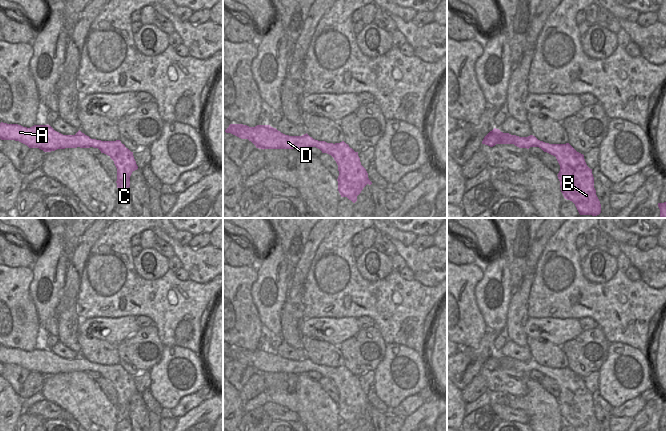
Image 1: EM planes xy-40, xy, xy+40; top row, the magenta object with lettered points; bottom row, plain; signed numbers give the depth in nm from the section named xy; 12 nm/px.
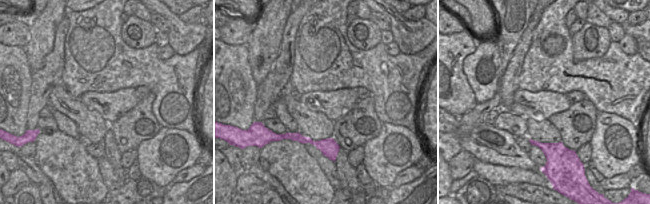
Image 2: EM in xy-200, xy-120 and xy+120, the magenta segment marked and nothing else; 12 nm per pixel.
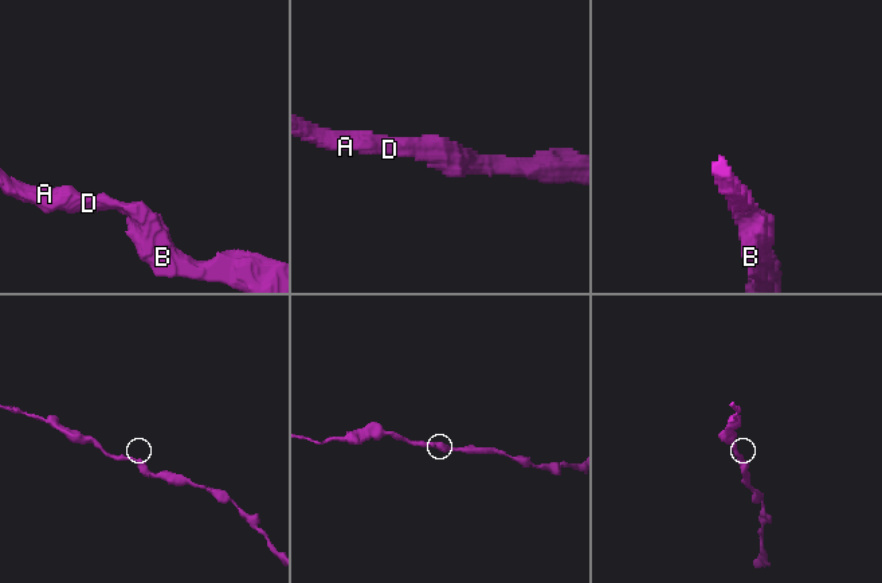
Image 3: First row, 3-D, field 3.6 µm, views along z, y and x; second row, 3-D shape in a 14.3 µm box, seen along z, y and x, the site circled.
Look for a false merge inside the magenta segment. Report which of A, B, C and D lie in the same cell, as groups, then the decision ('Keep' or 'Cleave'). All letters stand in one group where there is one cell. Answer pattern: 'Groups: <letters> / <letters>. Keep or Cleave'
Groups: A B C D. Keep.

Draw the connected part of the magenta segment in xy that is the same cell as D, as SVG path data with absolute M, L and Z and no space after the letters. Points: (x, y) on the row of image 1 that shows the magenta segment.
M230 124L225 130L241 139L248 139L259 149L308 149L316 147L331 155L338 165L338 191L341 197L347 197L353 203L363 188L372 182L366 169L361 165L358 152L355 152L344 141L327 143L310 137L307 133L302 136L289 136L281 133L270 125L249 127L243 124Z

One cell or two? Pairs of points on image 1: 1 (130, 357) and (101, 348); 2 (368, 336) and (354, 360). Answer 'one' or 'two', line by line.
1: two
2: one

